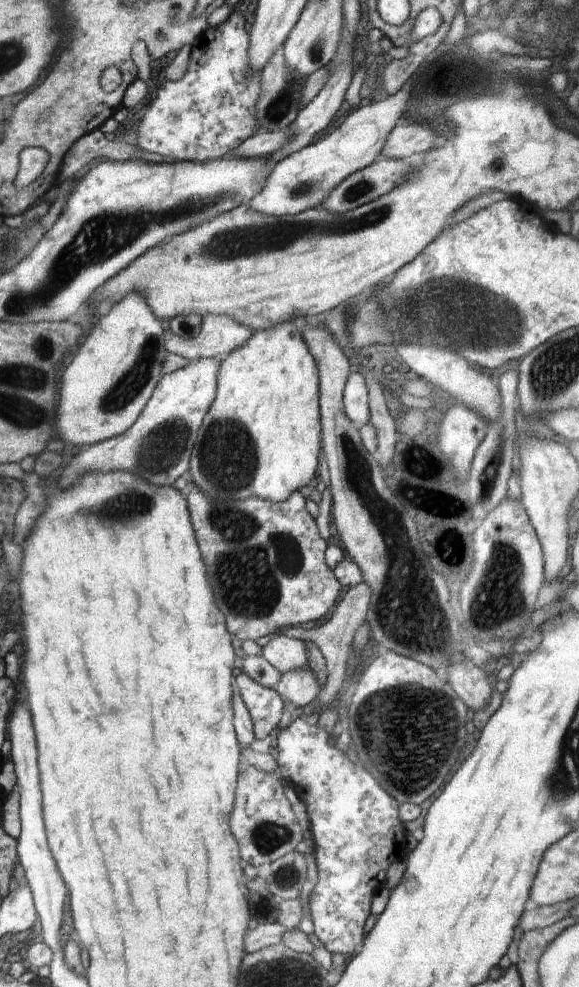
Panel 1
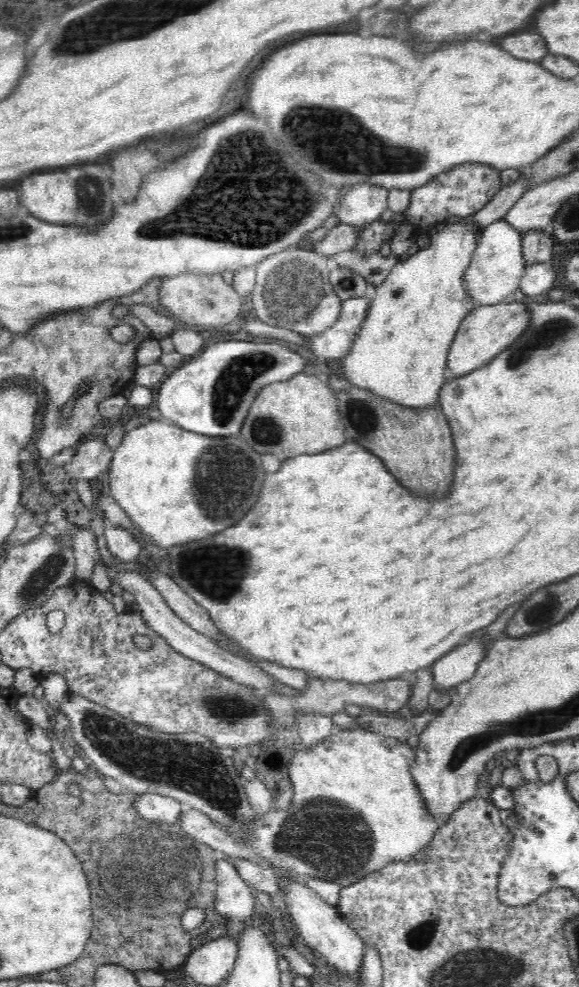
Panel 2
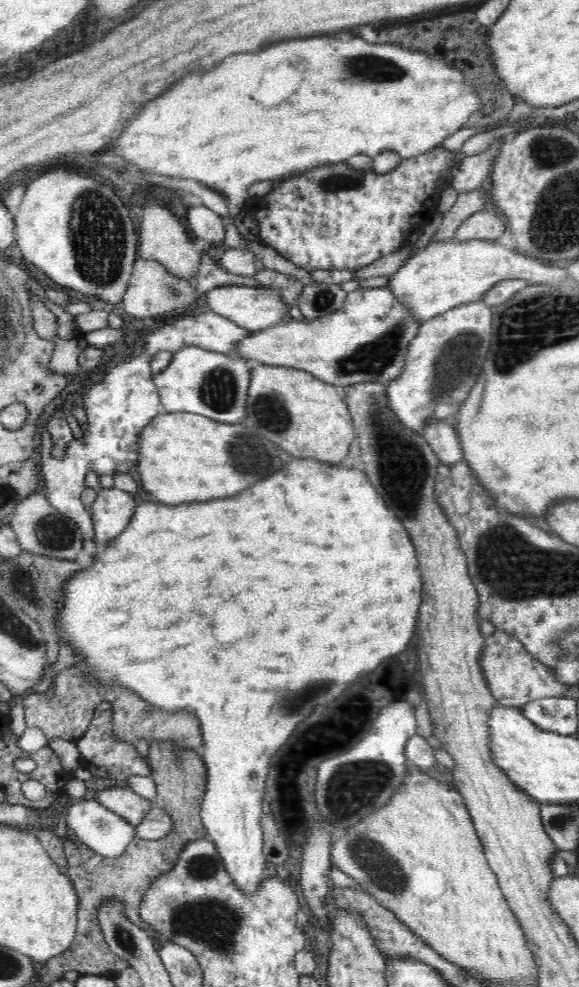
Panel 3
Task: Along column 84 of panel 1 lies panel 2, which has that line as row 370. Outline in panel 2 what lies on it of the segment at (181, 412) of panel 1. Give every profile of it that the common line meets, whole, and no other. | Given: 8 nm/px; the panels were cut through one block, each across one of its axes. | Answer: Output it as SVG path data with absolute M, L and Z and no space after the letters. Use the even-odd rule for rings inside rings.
M512 298L504 303L478 306L465 318L455 334L447 364L447 376L454 378L472 373L481 366L489 365L498 354L508 349L518 337L529 330L533 322L533 311Z

